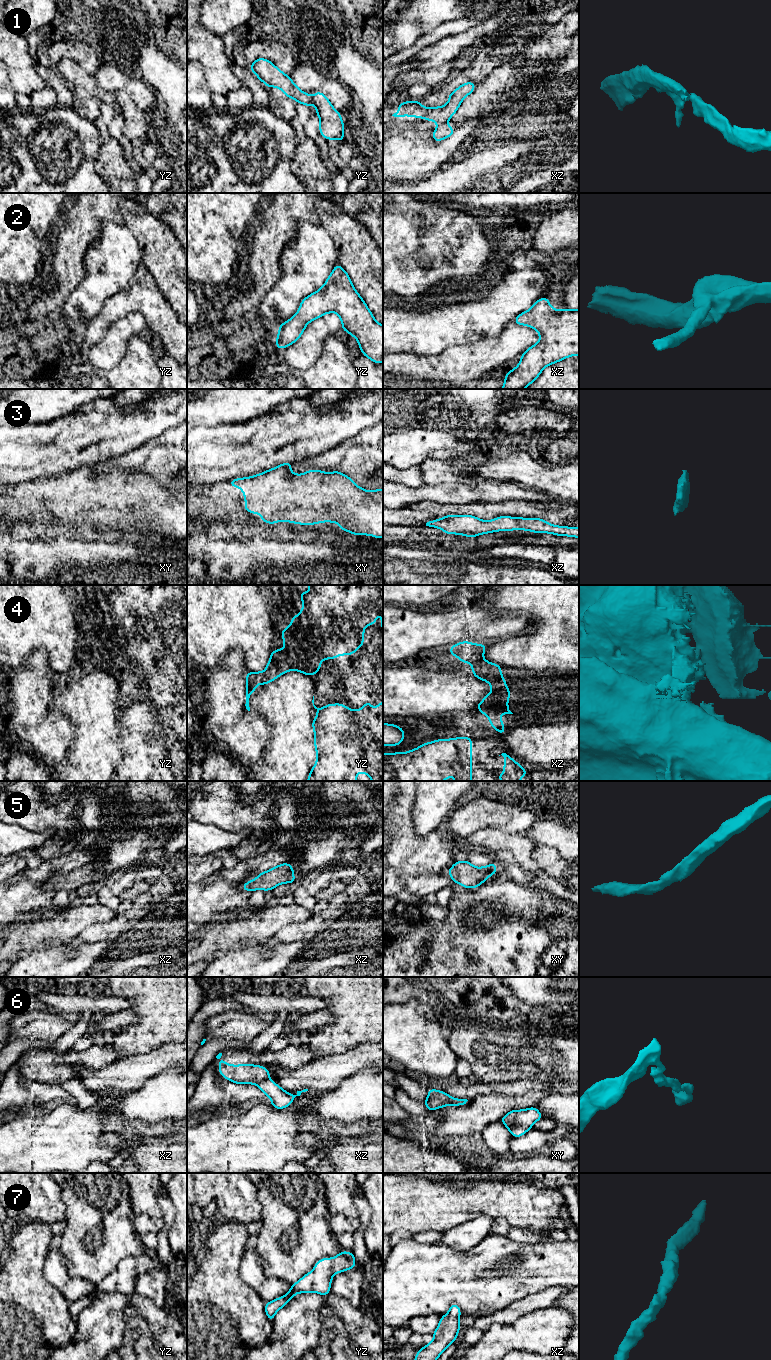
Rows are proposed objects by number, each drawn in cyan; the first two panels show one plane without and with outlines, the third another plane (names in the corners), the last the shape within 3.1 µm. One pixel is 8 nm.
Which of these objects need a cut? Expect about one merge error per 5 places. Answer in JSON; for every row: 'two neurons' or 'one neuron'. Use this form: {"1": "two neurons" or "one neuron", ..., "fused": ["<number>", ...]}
{"1": "two neurons", "2": "one neuron", "3": "one neuron", "4": "two neurons", "5": "one neuron", "6": "one neuron", "7": "one neuron", "fused": ["1", "4"]}

